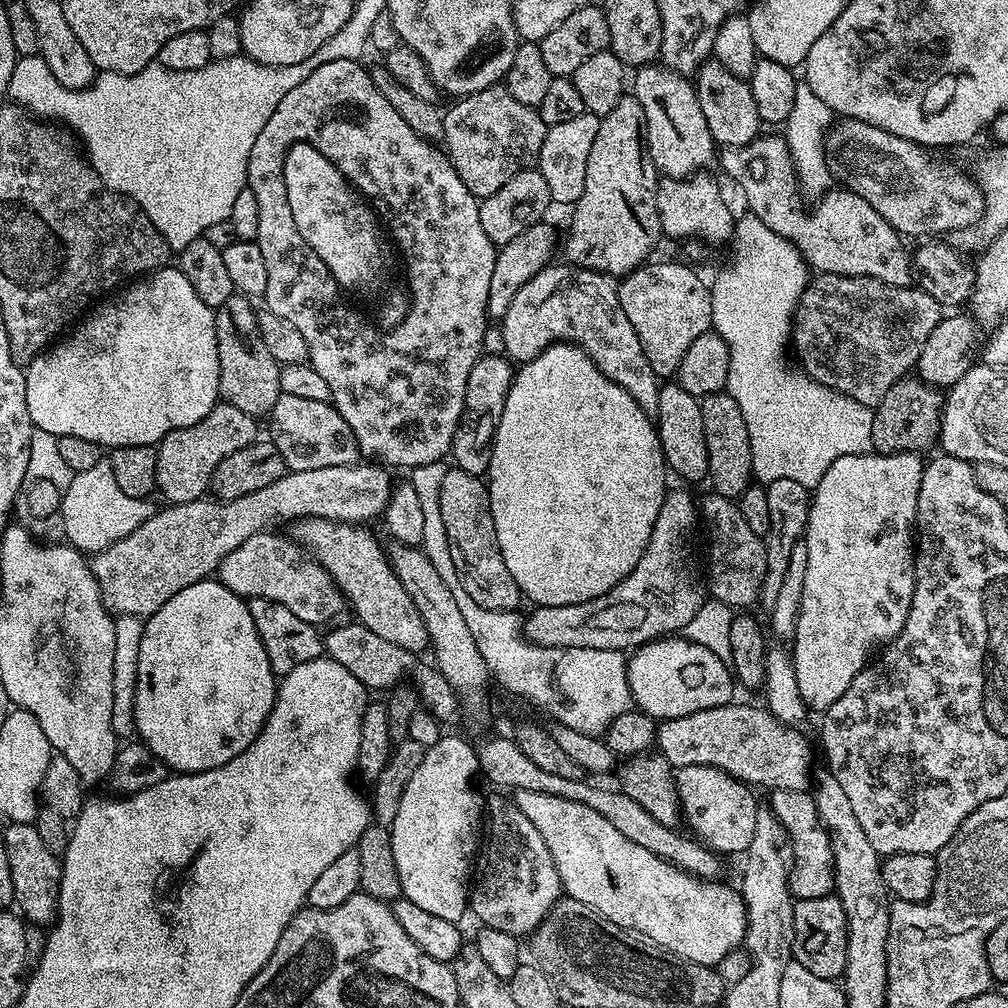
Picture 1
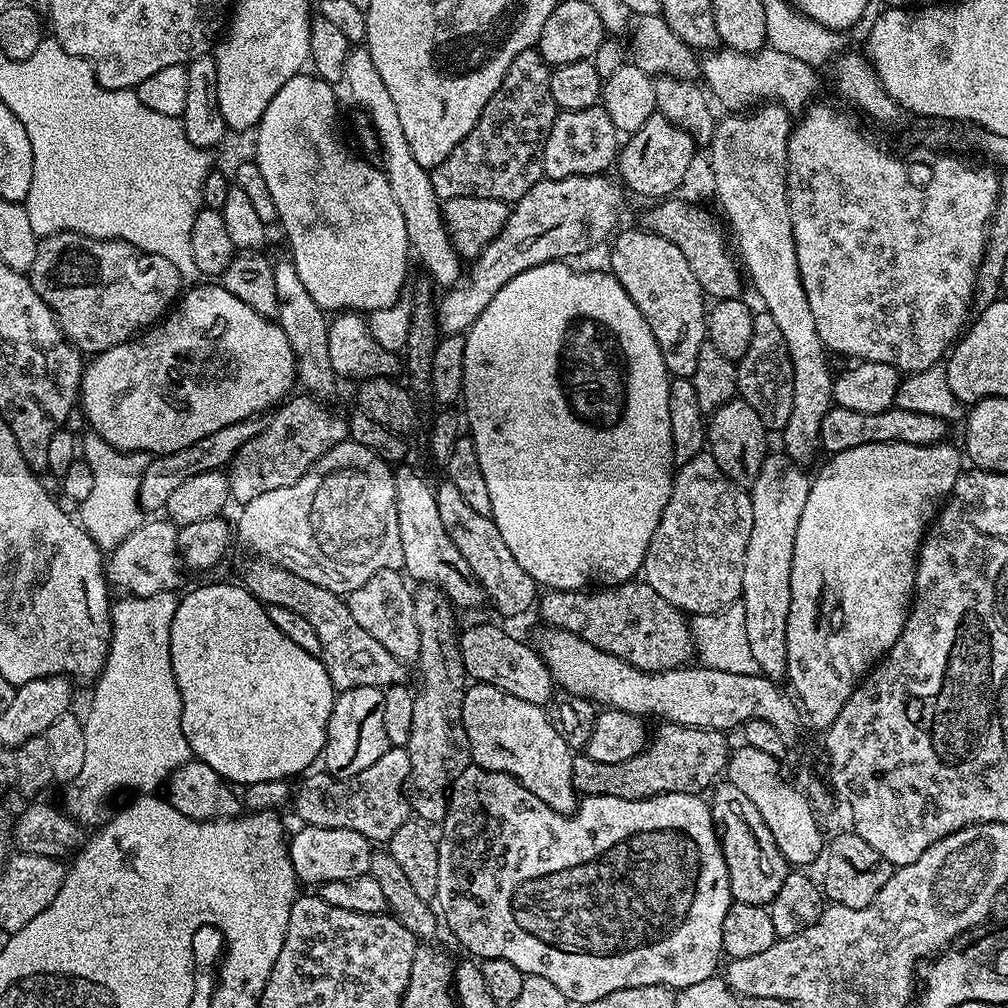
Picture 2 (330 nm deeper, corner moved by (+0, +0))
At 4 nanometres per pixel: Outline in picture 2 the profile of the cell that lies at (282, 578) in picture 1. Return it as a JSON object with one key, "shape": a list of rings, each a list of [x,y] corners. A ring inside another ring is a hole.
{"shape":[[[399,571],[379,572],[370,578],[370,582],[348,593],[346,599],[350,614],[354,614],[354,622],[358,622],[362,630],[367,630],[372,637],[378,638],[378,642],[382,642],[382,646],[386,646],[394,658],[416,662],[420,658],[418,622],[414,622],[414,592],[411,587],[408,589],[407,583],[409,581]]]}

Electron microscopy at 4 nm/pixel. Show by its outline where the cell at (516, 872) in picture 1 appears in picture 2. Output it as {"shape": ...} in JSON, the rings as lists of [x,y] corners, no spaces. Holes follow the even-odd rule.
{"shape":[[[469,766],[462,770],[462,774],[458,774],[452,784],[448,794],[448,812],[442,821],[443,828],[444,837],[441,835],[438,840],[438,890],[435,903],[443,923],[452,927],[457,942],[468,951],[465,953],[484,960],[502,958],[506,962],[514,962],[514,966],[518,966],[525,976],[541,976],[554,982],[554,986],[558,986],[558,990],[562,990],[568,1001],[576,1006],[606,998],[606,994],[614,994],[614,990],[623,988],[664,984],[673,990],[681,990],[717,975],[716,967],[720,960],[722,964],[724,951],[722,922],[726,922],[726,914],[734,901],[724,850],[720,846],[718,825],[712,819],[712,809],[703,795],[667,792],[661,796],[651,796],[649,800],[585,796],[577,803],[575,812],[565,814],[542,802],[542,798],[530,794],[530,790],[526,790],[526,786],[519,784],[514,777]]]}

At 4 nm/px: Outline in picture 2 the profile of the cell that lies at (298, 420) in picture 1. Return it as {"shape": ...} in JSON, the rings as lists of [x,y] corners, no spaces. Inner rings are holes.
{"shape":[[[397,467],[394,471],[394,498],[398,508],[398,535],[402,538],[403,571],[413,581],[420,584],[432,584],[457,609],[476,608],[485,603],[484,591],[478,581],[473,580],[466,558],[462,558],[458,546],[446,534],[442,518],[438,514],[438,502],[433,485],[428,485],[424,476],[419,476],[412,468]]]}

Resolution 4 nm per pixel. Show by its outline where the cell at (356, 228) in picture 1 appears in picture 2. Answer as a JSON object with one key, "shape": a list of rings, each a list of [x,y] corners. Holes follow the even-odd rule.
{"shape":[[[315,74],[290,78],[290,82],[270,98],[270,106],[266,106],[254,129],[254,159],[262,170],[262,178],[266,178],[274,206],[278,206],[278,224],[284,227],[284,236],[292,251],[290,259],[310,298],[314,298],[326,314],[369,314],[390,307],[405,291],[404,279],[408,276],[410,261],[408,235],[388,177],[377,165],[375,168],[367,164],[363,155],[348,152],[347,146],[340,141],[336,133],[336,91],[333,85]]]}

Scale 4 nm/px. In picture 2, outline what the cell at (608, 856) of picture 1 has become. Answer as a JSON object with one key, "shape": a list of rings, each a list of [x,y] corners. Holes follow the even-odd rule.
{"shape":[[[476,682],[464,689],[462,722],[466,726],[466,738],[470,742],[472,764],[475,767],[512,776],[519,784],[526,786],[530,794],[542,798],[542,802],[546,802],[554,810],[565,814],[575,812],[578,793],[572,785],[574,752],[568,747],[562,734],[554,730],[547,711],[541,705],[522,702],[522,698],[514,698],[514,694],[506,694],[506,690],[498,686]]]}

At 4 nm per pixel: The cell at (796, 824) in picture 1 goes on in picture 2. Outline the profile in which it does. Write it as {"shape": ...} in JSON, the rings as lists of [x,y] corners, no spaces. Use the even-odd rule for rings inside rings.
{"shape":[[[720,782],[715,785],[712,794],[712,819],[722,829],[720,846],[724,850],[726,870],[730,874],[733,901],[738,904],[771,905],[778,890],[782,890],[782,882],[786,882],[788,877],[788,859],[780,853],[774,834],[770,834],[770,826],[762,822],[762,814],[758,814],[754,802],[750,802],[750,798],[746,798],[746,794],[738,790],[738,786],[730,782]]]}

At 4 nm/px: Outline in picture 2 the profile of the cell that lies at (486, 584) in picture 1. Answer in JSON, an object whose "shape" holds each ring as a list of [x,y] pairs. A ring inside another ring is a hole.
{"shape":[[[441,482],[435,485],[438,514],[442,518],[442,526],[446,526],[446,534],[458,546],[462,558],[466,558],[466,566],[470,566],[472,578],[480,584],[487,603],[493,604],[504,616],[520,616],[523,612],[533,611],[538,600],[538,585],[522,566],[518,566],[518,558],[510,554],[510,546],[498,534],[498,526],[491,516],[478,514],[462,498],[462,493],[454,485]]]}

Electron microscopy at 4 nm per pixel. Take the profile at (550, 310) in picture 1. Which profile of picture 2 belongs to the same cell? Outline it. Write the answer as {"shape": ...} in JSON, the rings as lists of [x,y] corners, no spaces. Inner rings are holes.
{"shape":[[[356,46],[349,51],[343,83],[348,84],[349,94],[364,107],[364,112],[368,115],[367,123],[376,131],[379,151],[384,151],[382,171],[388,177],[390,190],[394,190],[394,202],[398,202],[398,210],[402,210],[411,255],[420,259],[425,270],[429,272],[425,273],[437,285],[451,286],[460,283],[462,257],[456,253],[456,248],[448,237],[442,201],[434,194],[429,169],[418,166],[414,153],[410,151],[410,142],[406,142],[402,121],[399,120],[398,110],[394,107],[394,98],[390,98],[390,90],[386,90],[386,82],[382,82],[382,74],[378,74],[378,66],[374,66],[374,58],[370,58],[367,47]]]}

